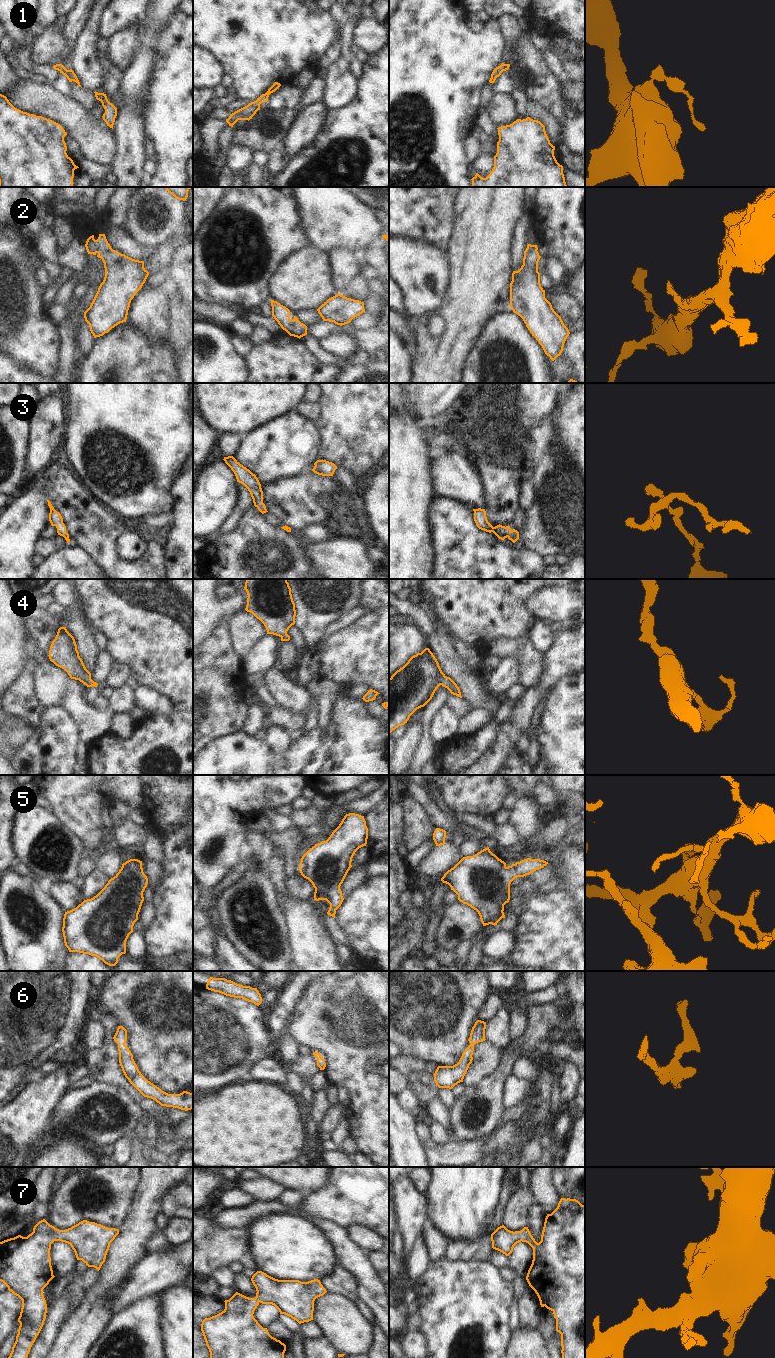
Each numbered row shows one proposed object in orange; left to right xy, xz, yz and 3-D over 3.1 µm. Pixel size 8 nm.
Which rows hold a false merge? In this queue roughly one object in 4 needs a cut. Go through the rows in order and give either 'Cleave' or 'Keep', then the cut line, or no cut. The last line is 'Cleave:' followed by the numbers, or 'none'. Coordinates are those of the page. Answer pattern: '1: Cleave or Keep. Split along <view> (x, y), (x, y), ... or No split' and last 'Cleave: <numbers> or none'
1: Keep. No split
2: Keep. No split
3: Keep. No split
4: Keep. No split
5: Keep. No split
6: Keep. No split
7: Keep. No split
Cleave: none.

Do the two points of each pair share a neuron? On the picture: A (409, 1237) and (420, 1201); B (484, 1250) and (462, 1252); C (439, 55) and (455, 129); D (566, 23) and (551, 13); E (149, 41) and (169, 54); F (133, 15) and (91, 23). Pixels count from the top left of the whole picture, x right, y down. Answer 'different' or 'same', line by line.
A: same
B: same
C: same
D: same
E: different
F: different

